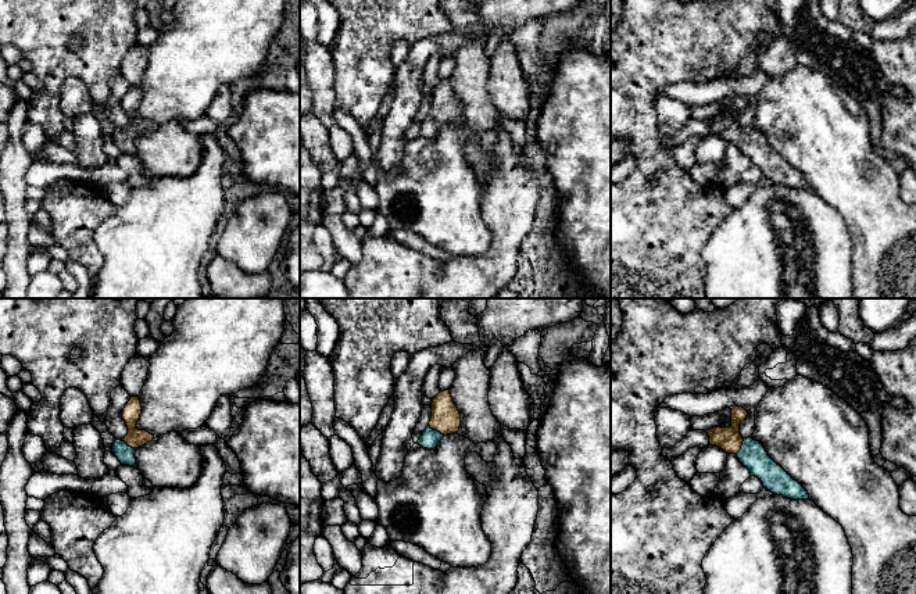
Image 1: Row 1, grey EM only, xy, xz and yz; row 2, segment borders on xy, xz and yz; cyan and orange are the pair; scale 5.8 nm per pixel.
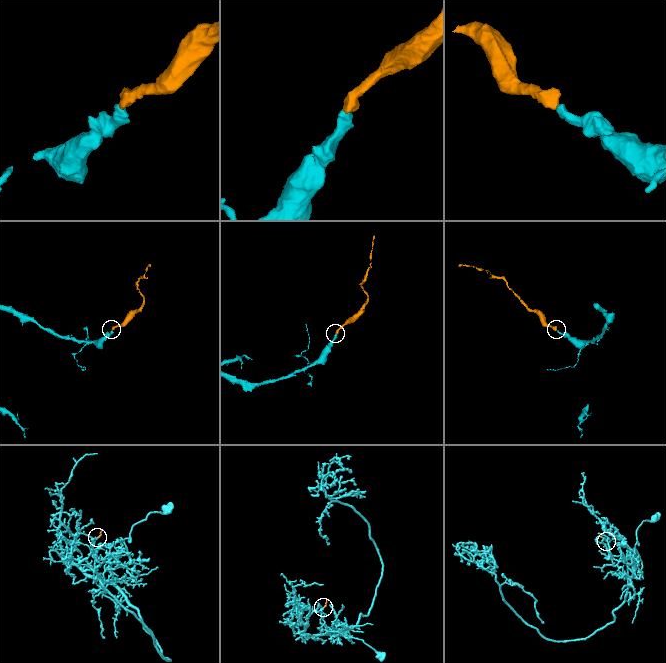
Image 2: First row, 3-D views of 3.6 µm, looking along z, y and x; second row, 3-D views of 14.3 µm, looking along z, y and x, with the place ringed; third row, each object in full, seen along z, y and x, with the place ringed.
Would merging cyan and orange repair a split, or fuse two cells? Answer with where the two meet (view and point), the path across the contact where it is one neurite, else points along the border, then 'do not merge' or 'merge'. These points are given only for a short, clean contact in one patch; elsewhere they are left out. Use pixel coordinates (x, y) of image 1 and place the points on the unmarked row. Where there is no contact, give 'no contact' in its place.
meets cyan in xz at (436, 120); runs through xz (429, 128), (436, 120), (446, 107); merge

